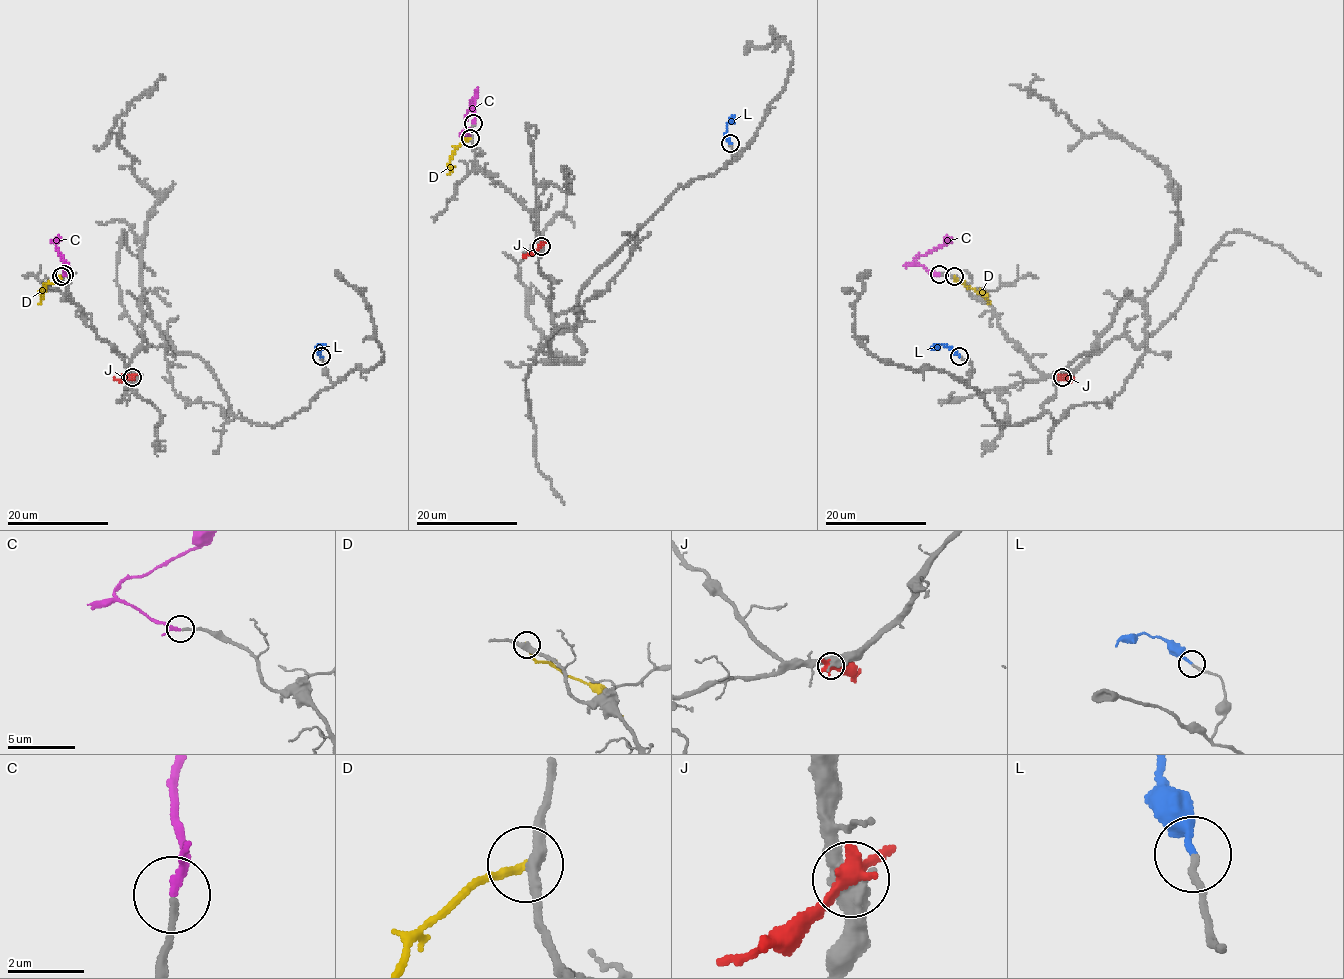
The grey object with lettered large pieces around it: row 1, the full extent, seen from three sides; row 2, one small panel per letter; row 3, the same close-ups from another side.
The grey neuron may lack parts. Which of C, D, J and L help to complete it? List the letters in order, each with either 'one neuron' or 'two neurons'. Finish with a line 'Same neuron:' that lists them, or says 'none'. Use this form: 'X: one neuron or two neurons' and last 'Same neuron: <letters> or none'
C: one neuron
D: two neurons
J: two neurons
L: one neuron
Same neuron: C, L

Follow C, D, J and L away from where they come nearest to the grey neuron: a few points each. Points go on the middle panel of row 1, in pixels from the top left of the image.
C: (473, 123), (473, 98), (465, 118), (464, 136)
D: (470, 137), (454, 150), (447, 174)
J: (540, 245), (522, 257)
L: (730, 142), (727, 123), (735, 114)

